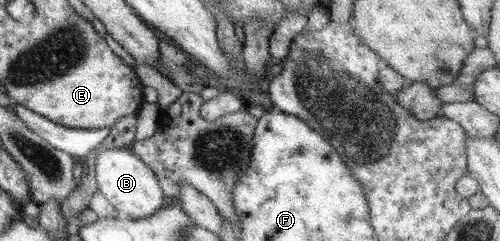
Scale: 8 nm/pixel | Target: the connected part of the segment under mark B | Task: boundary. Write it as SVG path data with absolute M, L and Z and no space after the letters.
M112 147L98 152L94 159L93 176L97 181L97 191L108 199L119 214L126 214L132 219L139 220L162 208L166 195L160 189L158 178L130 148Z

